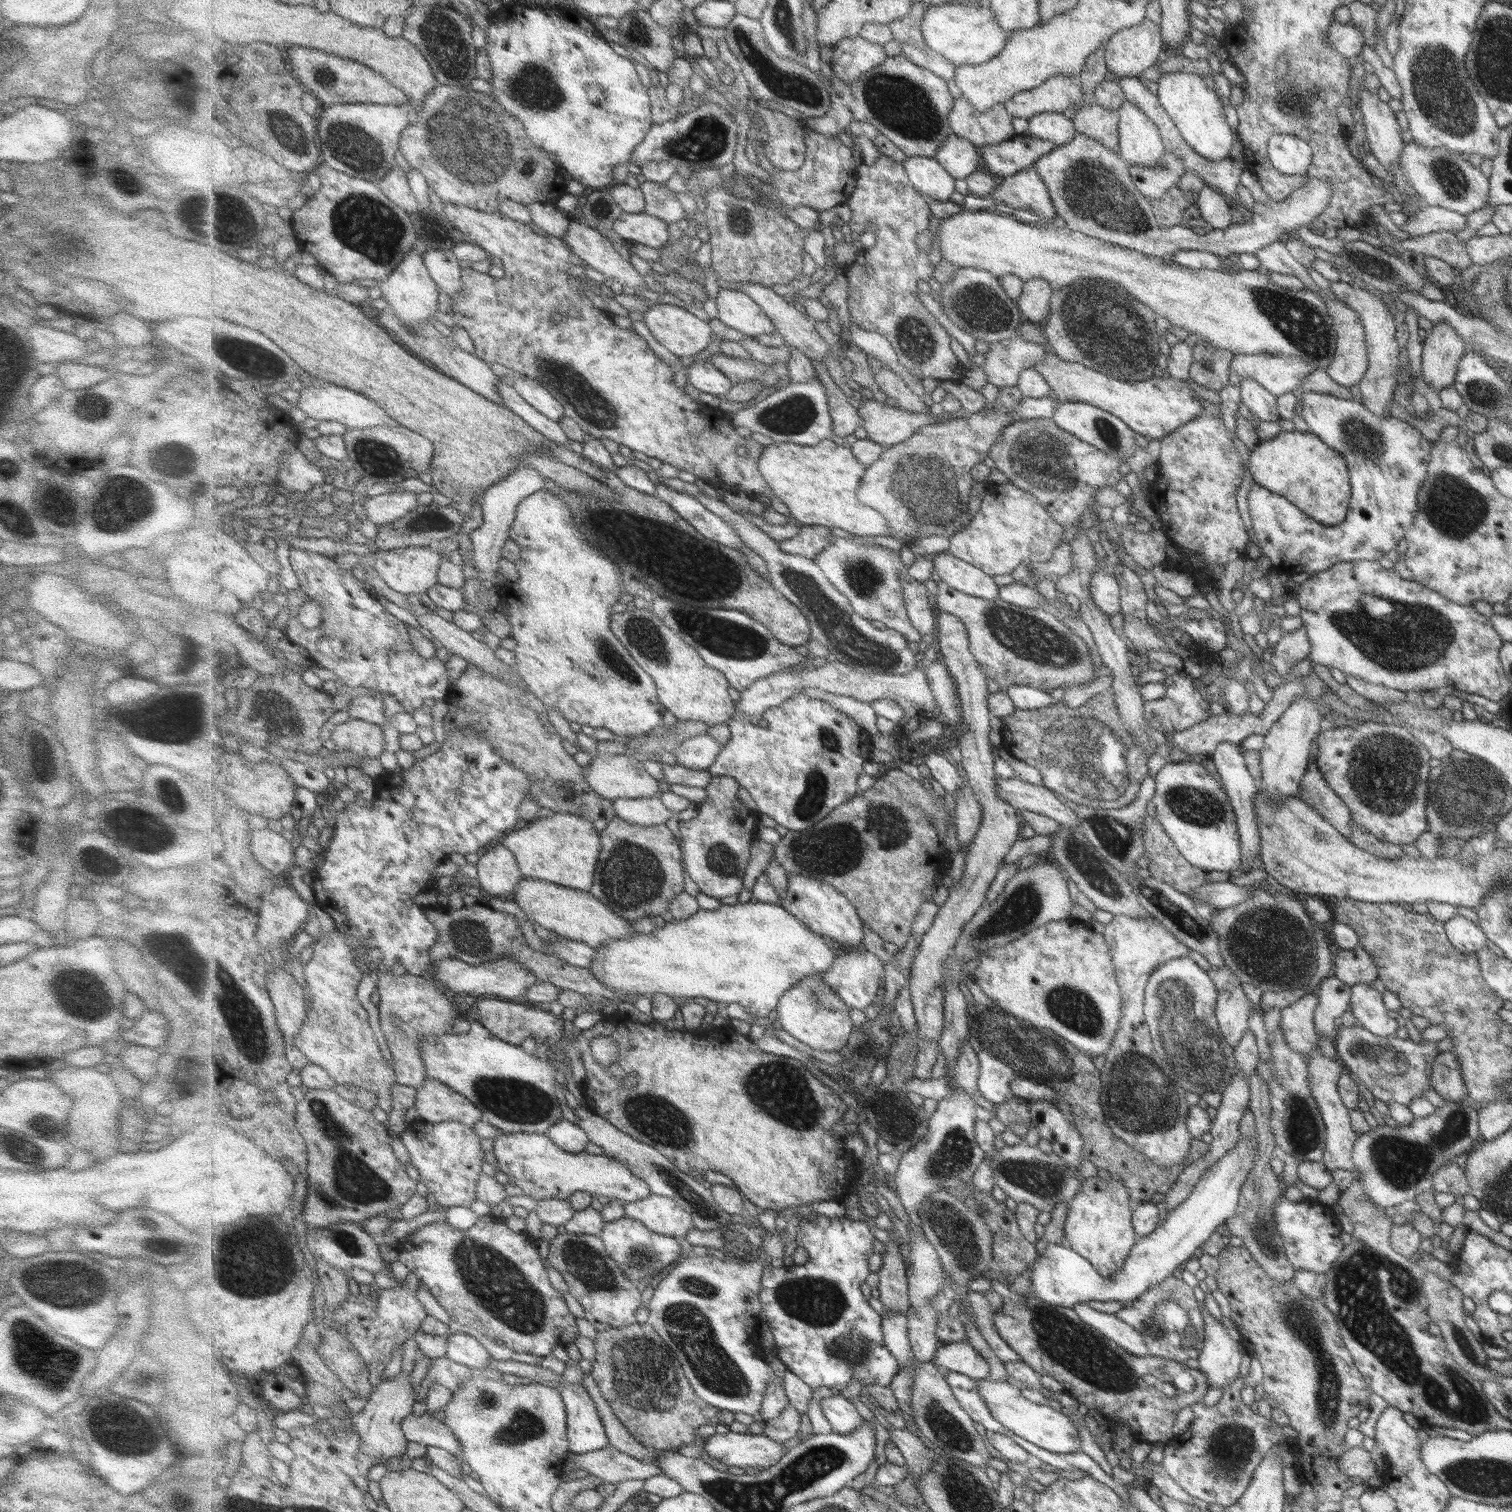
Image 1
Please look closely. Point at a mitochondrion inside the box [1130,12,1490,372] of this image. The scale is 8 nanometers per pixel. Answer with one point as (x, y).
(1454, 109)

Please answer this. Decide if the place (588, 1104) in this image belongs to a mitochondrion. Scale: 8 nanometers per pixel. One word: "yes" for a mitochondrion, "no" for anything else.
no

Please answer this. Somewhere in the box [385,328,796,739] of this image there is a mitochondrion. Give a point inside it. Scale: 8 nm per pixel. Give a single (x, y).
(725, 637)

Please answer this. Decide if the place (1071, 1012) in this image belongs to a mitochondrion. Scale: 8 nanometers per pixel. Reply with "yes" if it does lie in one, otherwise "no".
yes

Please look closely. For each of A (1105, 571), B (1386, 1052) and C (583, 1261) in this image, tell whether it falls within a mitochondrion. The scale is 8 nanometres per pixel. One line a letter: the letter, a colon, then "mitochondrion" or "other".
A: other
B: mitochondrion
C: mitochondrion

